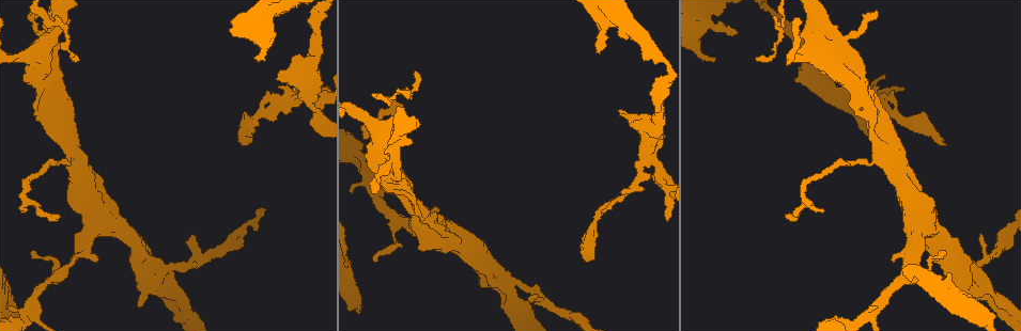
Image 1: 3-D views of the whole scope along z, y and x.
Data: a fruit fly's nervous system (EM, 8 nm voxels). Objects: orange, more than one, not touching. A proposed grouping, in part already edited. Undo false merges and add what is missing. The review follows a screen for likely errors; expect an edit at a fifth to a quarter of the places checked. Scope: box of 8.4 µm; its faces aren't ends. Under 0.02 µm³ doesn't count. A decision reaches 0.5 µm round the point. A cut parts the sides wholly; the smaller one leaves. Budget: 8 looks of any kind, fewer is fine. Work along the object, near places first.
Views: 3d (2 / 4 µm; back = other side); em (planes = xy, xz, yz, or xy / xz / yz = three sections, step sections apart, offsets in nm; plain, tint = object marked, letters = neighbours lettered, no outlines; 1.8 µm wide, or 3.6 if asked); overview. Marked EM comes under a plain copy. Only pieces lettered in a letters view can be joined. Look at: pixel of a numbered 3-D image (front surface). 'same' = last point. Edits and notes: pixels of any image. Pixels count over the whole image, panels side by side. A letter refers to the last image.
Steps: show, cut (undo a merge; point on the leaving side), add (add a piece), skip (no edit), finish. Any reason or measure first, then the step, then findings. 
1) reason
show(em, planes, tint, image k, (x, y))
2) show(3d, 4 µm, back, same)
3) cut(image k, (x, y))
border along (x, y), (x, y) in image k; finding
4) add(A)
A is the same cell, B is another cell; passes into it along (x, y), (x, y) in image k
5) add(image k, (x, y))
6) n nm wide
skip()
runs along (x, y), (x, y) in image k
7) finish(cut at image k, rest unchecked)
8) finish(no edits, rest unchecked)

three-way junction
show(em, planes, tint, image 1, (659, 170))

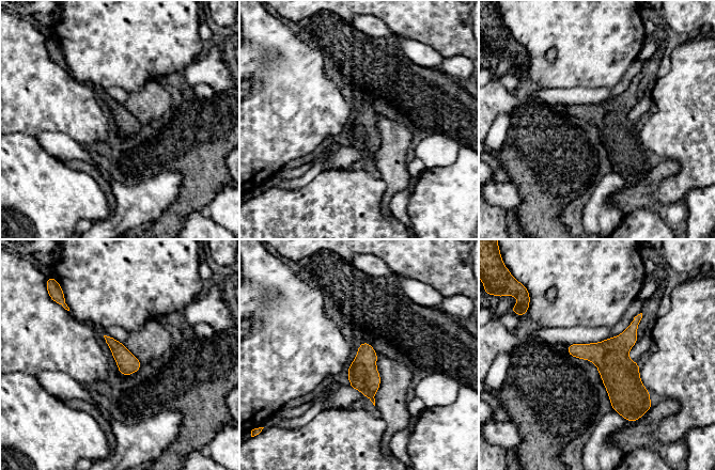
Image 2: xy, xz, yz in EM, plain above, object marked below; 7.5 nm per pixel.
see the neighbours
show(em, planes, letters, same)

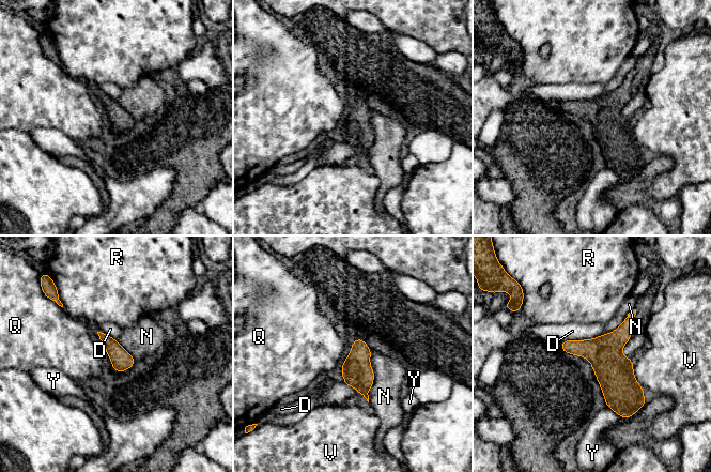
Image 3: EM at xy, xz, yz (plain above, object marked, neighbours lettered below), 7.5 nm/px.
160 nm wide
skip()
D, N, Q, R, V and Y are other cells; runs along (631, 315), (616, 340), (626, 410) in image 3; all the same cell

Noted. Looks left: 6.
thin end
show(em, planes, letters, image 1, (588, 260))

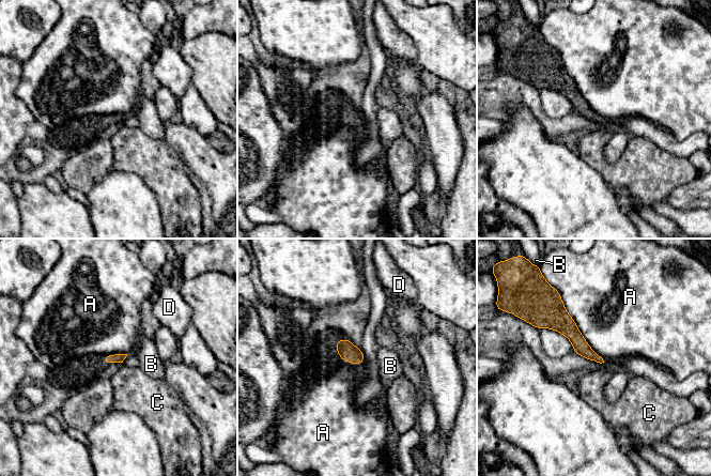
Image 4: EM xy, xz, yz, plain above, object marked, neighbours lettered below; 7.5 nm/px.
skip()
A, B, C and D are other cells; border along (559, 294), (582, 336), (604, 361) in image 4; no lettered piece goes on from it

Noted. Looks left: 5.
free end
show(em, planes, letters, image 1, (795, 81))

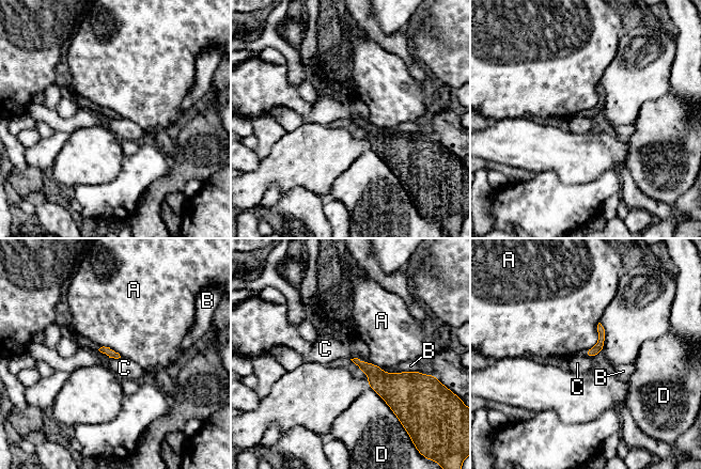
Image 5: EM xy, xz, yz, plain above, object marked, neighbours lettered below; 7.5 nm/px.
skip()
A, B, C and D are other cells; border along (351, 358), (359, 358), (365, 362) in image 5; no lettered piece goes on from it

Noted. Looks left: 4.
finish(no edits, rest unchecked)

